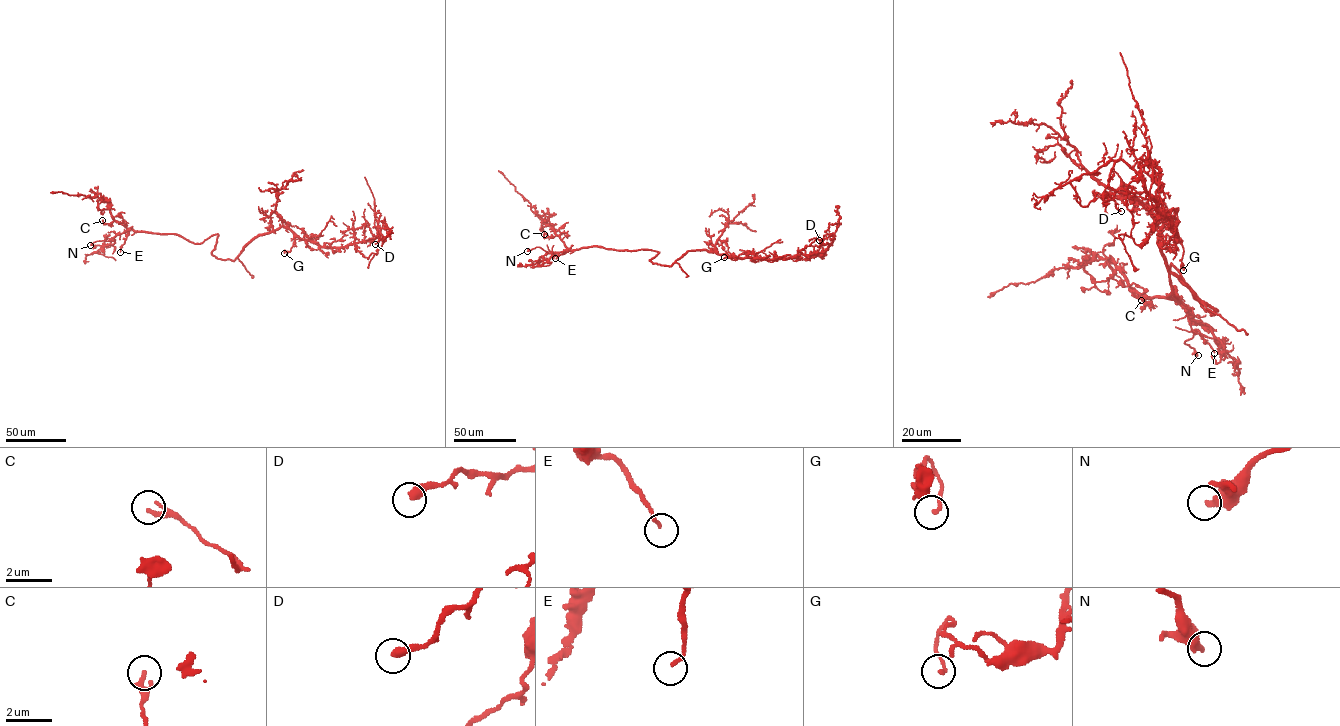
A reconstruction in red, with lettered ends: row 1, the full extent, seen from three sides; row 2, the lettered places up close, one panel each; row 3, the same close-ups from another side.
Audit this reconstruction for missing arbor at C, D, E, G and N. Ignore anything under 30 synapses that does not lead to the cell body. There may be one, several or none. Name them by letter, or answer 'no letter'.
no letter

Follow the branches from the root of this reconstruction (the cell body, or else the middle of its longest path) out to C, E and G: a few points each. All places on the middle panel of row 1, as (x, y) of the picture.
C: (657, 263), (649, 260), (659, 253), (652, 250), (596, 246), (570, 250), (558, 236), (544, 238), (544, 234)
E: (657, 263), (649, 260), (659, 253), (655, 251), (596, 246), (567, 249), (555, 258)
G: (657, 263), (670, 266), (688, 251), (696, 250), (737, 258), (724, 257)

